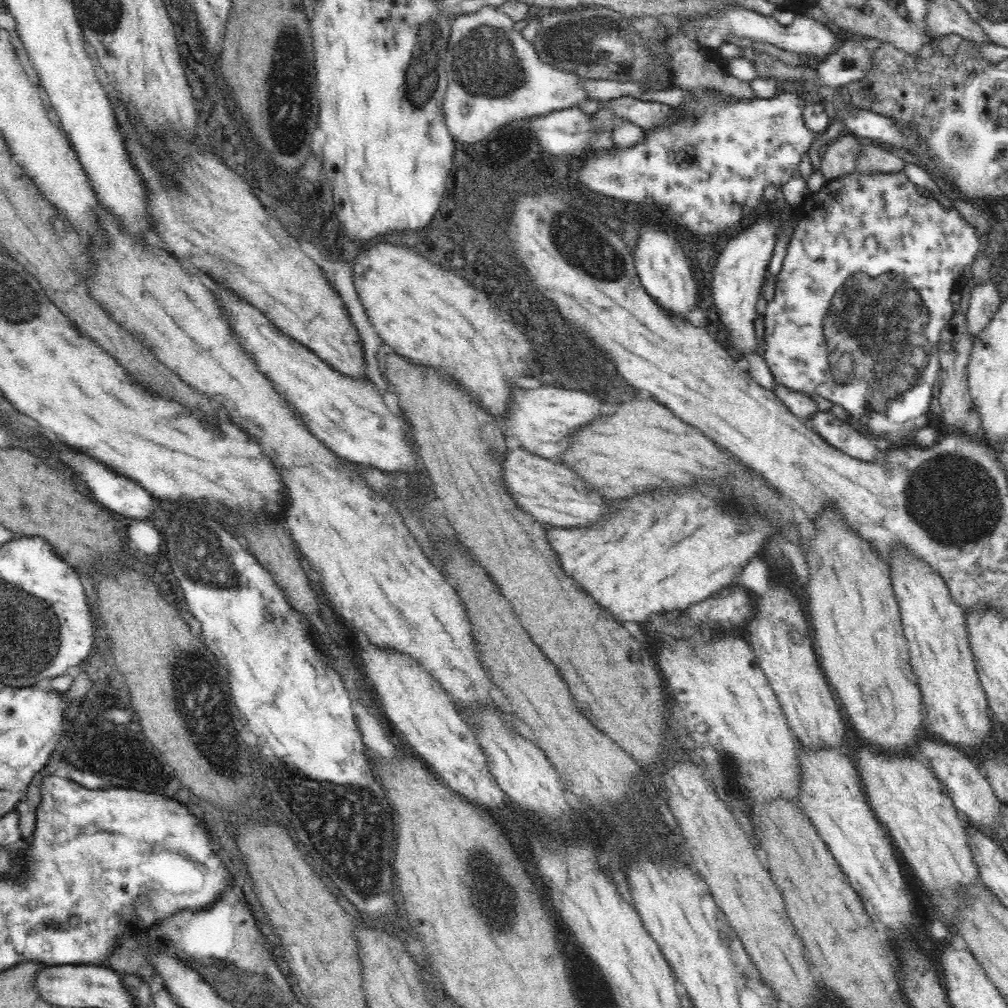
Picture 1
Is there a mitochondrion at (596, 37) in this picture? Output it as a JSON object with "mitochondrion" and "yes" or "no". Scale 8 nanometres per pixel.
{"mitochondrion":"yes"}

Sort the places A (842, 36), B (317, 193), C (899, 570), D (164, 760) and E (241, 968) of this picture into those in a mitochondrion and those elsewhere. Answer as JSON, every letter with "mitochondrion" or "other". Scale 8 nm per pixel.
{"A":"other","B":"other","C":"other","D":"other","E":"mitochondrion"}

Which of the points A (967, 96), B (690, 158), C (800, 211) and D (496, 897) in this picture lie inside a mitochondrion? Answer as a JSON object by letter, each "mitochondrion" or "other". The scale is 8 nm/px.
{"A":"other","B":"other","C":"other","D":"mitochondrion"}

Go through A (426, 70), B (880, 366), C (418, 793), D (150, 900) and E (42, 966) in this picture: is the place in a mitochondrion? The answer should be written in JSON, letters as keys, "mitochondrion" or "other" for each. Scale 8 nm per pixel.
{"A":"mitochondrion","B":"mitochondrion","C":"other","D":"mitochondrion","E":"other"}

